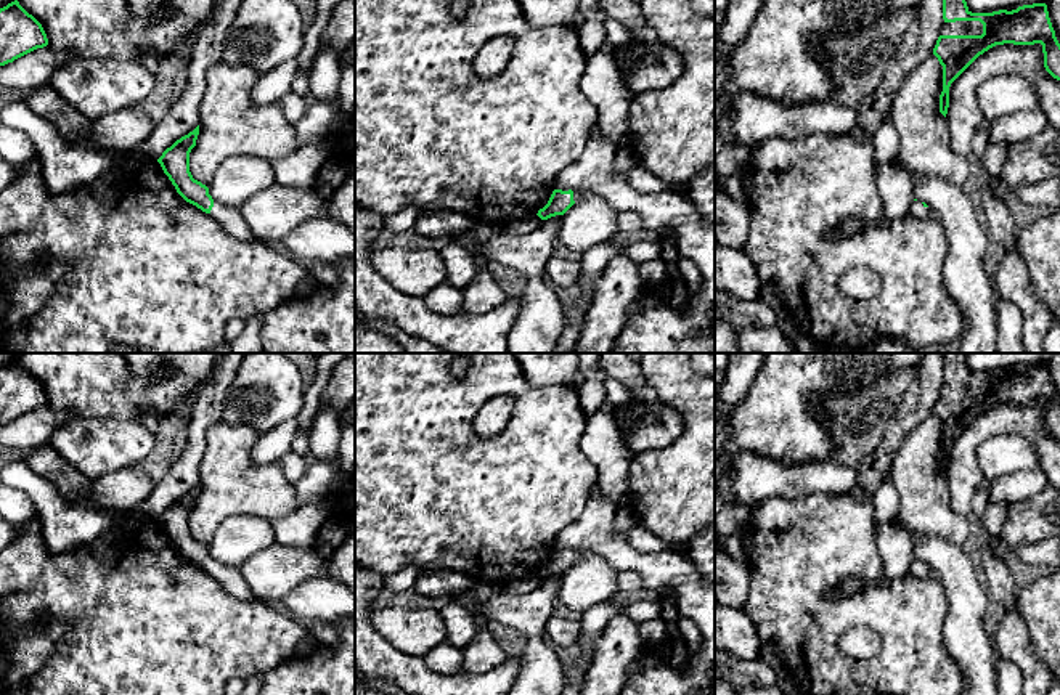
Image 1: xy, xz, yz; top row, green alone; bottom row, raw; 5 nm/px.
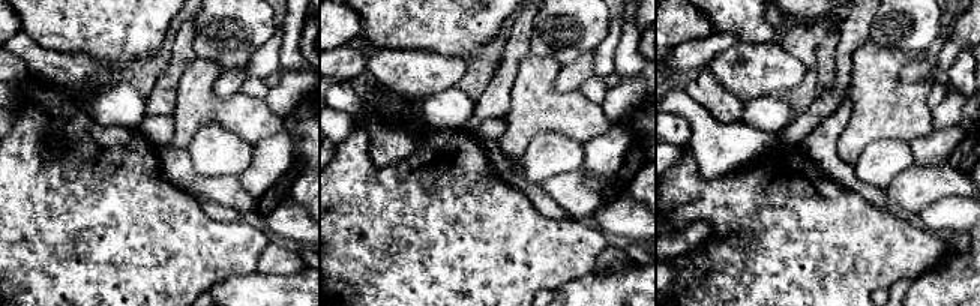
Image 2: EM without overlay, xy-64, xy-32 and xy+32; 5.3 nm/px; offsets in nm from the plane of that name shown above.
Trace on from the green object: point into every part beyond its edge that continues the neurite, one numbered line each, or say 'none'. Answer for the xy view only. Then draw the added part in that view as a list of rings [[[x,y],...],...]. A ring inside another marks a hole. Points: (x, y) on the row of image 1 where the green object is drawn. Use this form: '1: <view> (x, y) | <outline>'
1: xy (230, 219) | [[[214,201],[214,207],[209,213],[214,220],[217,220],[222,228],[239,241],[254,241],[255,236],[251,231],[249,225],[243,218],[238,209],[226,207],[220,202]]]

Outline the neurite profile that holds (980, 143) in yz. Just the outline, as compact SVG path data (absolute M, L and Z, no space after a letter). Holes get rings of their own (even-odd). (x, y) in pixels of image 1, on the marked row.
M980 119L976 132L972 138L972 156L981 159L985 151L988 149L989 141L988 141L988 120Z

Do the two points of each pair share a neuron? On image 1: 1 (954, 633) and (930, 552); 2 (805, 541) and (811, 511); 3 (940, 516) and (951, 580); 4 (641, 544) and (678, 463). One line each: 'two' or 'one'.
1: one
2: one
3: two
4: two

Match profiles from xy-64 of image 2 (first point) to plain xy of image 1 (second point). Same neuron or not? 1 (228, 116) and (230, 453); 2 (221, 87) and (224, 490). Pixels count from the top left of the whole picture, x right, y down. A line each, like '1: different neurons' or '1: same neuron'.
1: same neuron
2: different neurons

